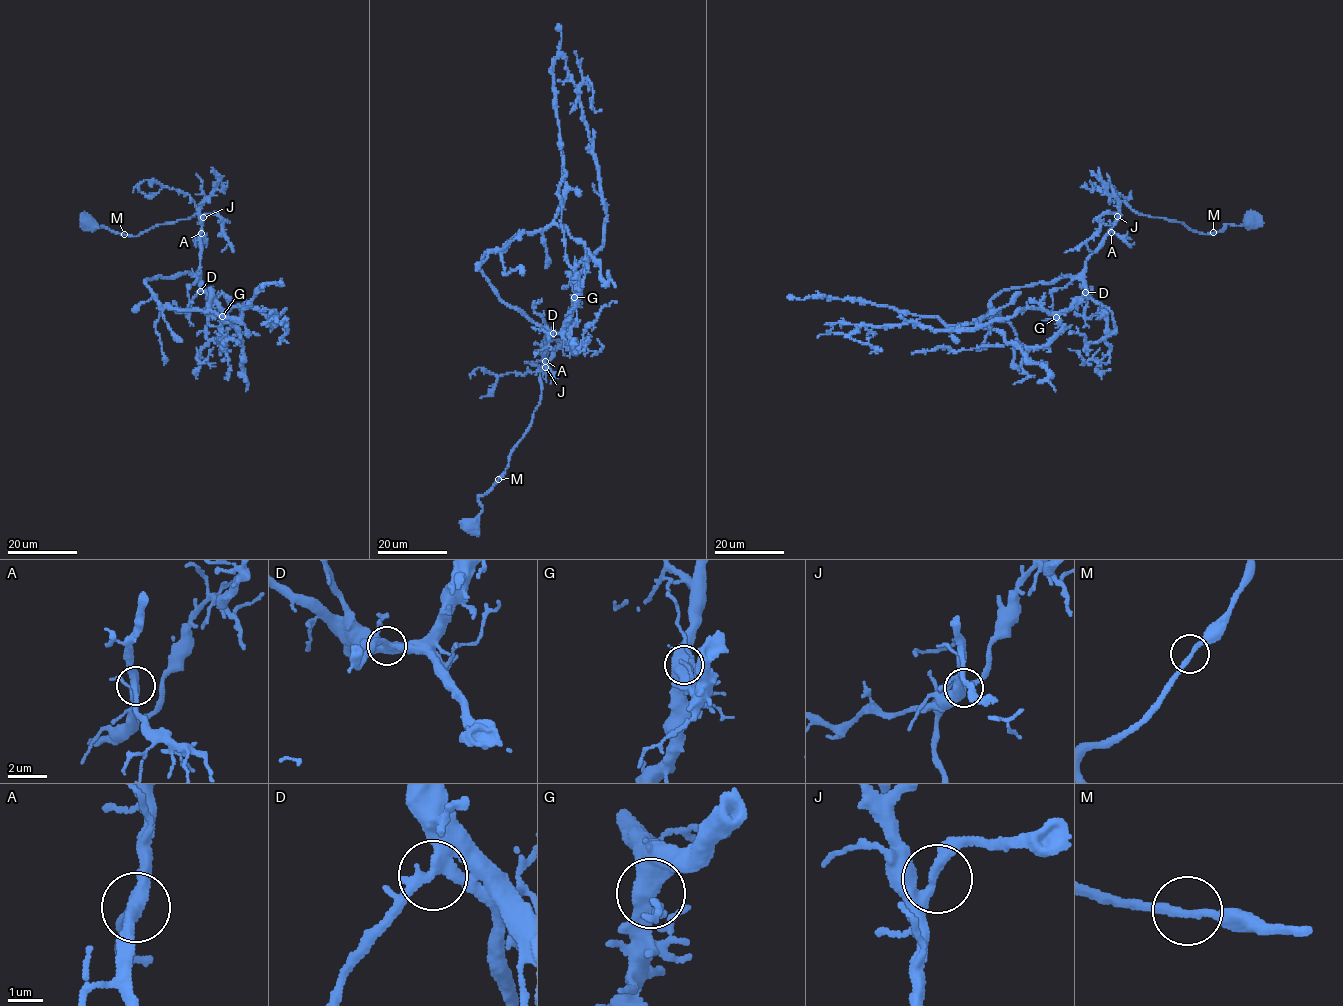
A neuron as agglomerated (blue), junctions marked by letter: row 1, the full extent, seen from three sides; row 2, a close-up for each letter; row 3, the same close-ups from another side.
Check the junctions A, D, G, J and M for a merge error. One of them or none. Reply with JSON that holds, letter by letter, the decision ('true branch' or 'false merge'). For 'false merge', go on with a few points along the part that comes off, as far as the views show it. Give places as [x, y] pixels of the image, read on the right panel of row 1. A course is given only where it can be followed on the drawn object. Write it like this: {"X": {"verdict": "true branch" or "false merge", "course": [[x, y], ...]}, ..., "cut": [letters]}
{"A": {"verdict": "true branch"}, "D": {"verdict": "true branch"}, "G": {"verdict": "true branch"}, "J": {"verdict": "true branch"}, "M": {"verdict": "true branch"}, "cut": []}

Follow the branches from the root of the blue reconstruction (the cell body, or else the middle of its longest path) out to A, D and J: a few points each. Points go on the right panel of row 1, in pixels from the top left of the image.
A: (1252, 222), (1251, 227), (1227, 224), (1222, 230), (1202, 233), (1178, 221), (1139, 214), (1122, 201), (1111, 232)
D: (1252, 222), (1202, 233), (1178, 221), (1139, 214), (1122, 201), (1118, 220), (1086, 262), (1085, 292)
J: (1252, 222), (1251, 227), (1227, 224), (1222, 230), (1202, 233), (1178, 221), (1139, 214), (1123, 201), (1117, 216)

